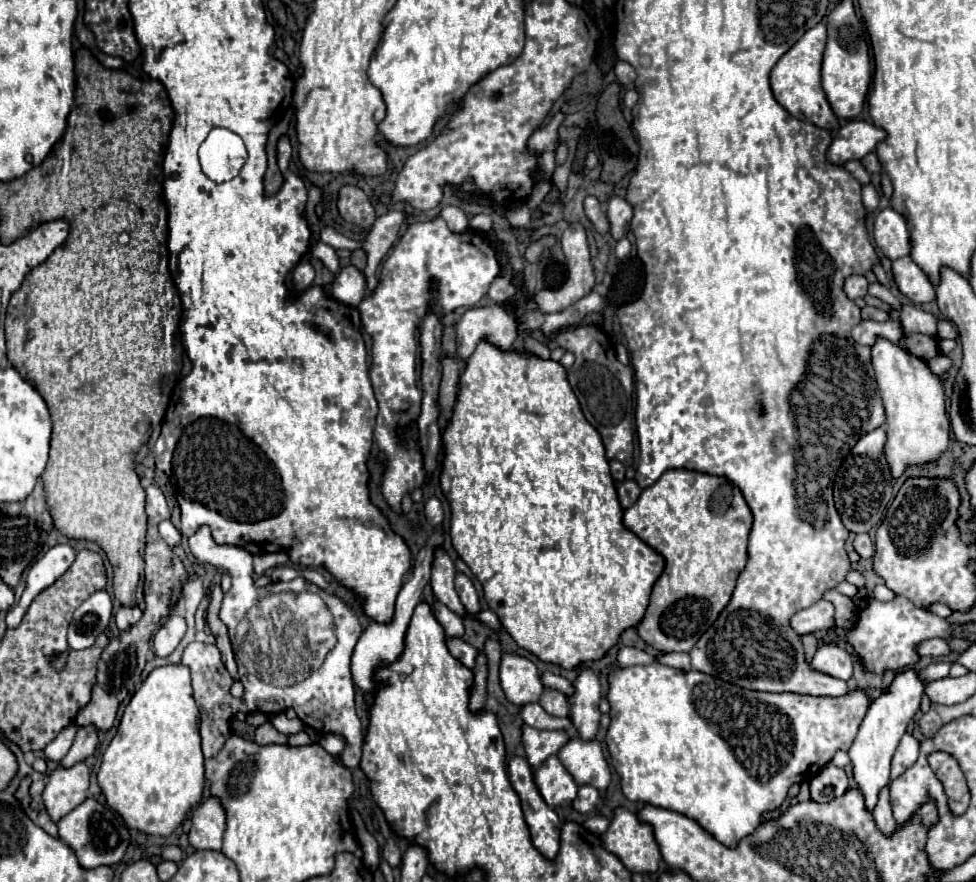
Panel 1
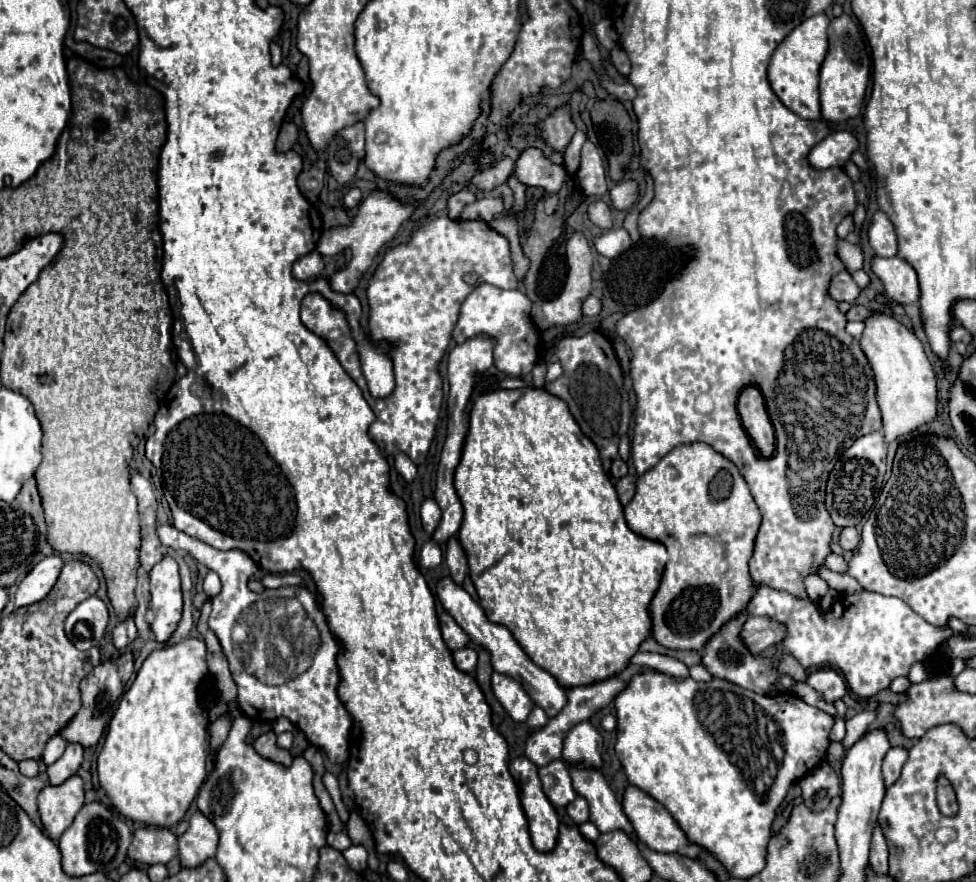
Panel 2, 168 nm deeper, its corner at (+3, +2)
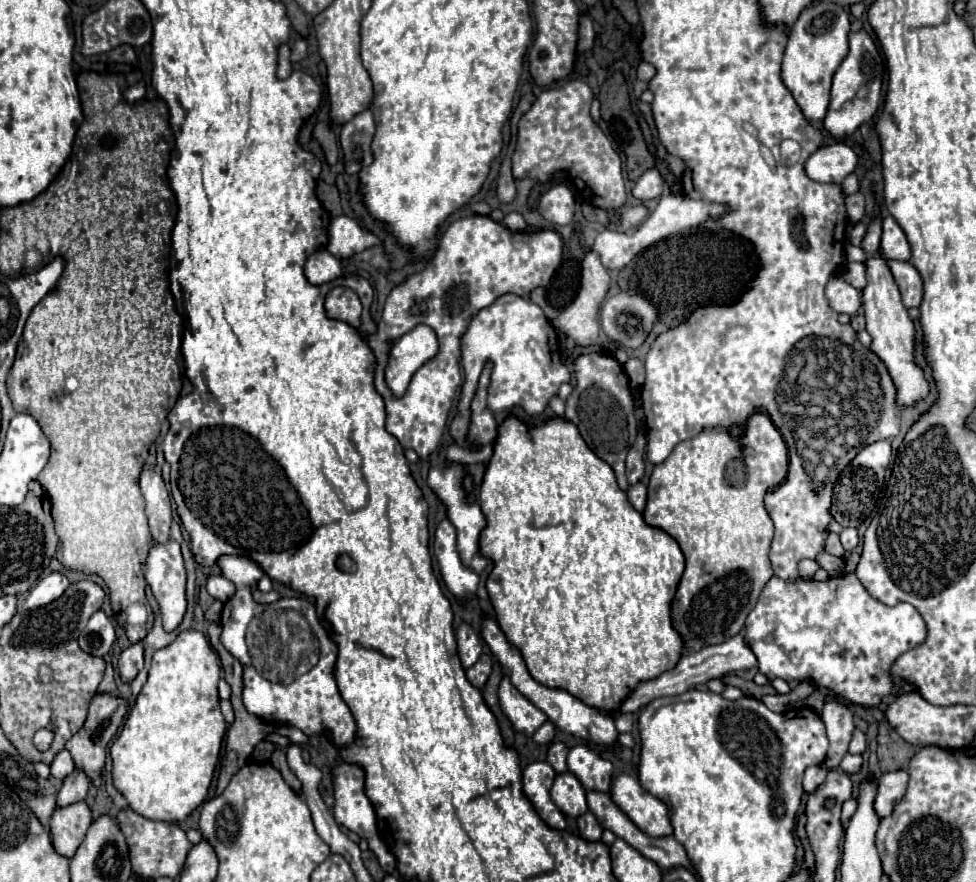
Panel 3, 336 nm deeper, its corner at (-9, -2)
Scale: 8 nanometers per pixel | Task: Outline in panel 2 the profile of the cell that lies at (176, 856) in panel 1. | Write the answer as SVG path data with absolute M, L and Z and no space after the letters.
M140 828L134 832L128 856L142 864L168 864L178 856L178 838L168 828Z

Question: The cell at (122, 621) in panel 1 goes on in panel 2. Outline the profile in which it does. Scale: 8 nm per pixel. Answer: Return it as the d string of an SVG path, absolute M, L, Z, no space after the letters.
M126 618L126 620L120 620L112 632L112 640L114 640L114 646L118 650L124 650L132 640L136 638L136 626L134 626L134 620L132 618Z

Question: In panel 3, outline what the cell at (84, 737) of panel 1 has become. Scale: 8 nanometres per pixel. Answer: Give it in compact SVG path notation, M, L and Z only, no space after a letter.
M76 768L68 778L64 778L64 784L58 792L58 806L64 808L64 806L84 800L88 786L90 786L90 780L86 778L86 774L80 768Z

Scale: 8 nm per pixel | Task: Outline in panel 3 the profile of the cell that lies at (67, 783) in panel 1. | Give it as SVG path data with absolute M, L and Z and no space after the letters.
M76 802L66 808L56 808L50 820L50 836L54 850L60 856L72 858L72 854L76 854L80 842L84 840L90 824L92 816L86 802Z

